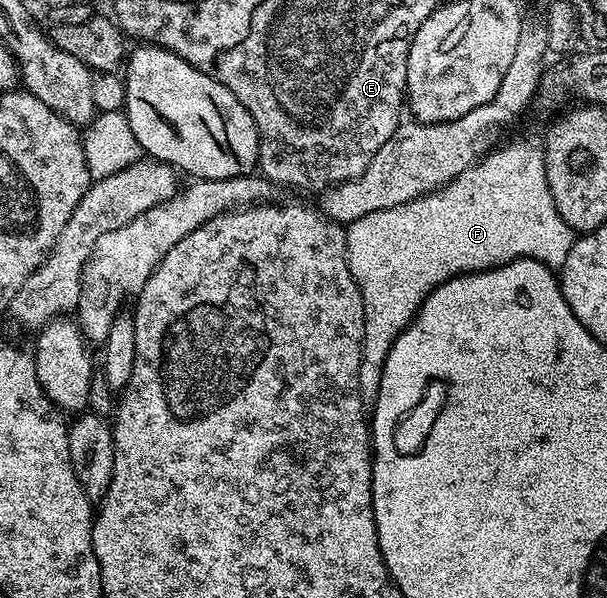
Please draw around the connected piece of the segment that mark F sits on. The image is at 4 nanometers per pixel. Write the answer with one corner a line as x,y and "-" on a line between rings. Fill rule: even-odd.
518,140
503,146
502,149
495,149
486,152
485,156
476,165
472,165
467,171
463,171
463,175
459,175
453,181
448,181
440,189
436,189
431,193
424,193
422,197
416,197
399,206
387,207
383,211
371,211
371,215
363,215
363,219
348,222
345,229
347,259
349,260
349,270
357,284
357,290
361,292
363,315
365,316
365,342
361,344
359,387
361,388
361,398
366,403
377,400
385,360
395,343
395,339
408,327
418,309
421,308
421,304
427,299
427,295
439,288
444,281
449,281
460,273
480,273
482,269
493,269
497,265
506,265
520,257
530,257
536,261
542,261
554,271
560,270
561,264
567,259
569,248
572,247
575,240
575,234
572,227
559,215
559,211
555,213
537,213
537,201
517,201
517,197
501,197
501,181
513,181
513,177
501,177
501,173
529,173
529,165
537,165
537,169
541,169
545,166
545,157
537,157
537,153
533,153
533,149
525,149
525,145
520,145
-
525,153
533,153
533,161
529,161
529,157
525,157

